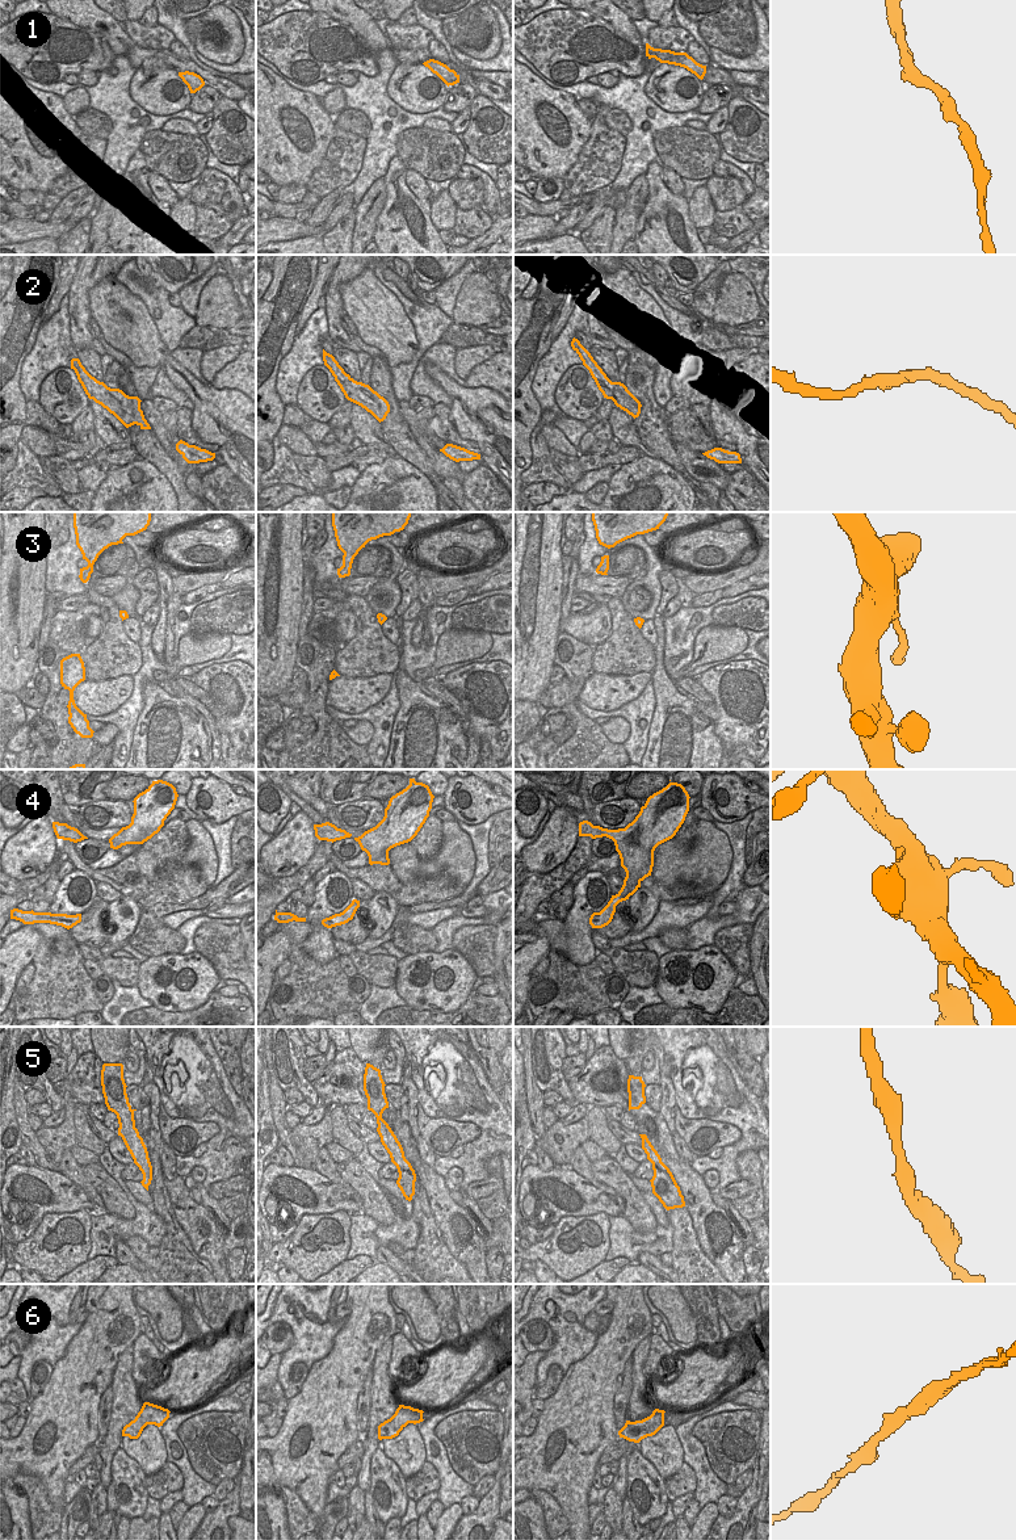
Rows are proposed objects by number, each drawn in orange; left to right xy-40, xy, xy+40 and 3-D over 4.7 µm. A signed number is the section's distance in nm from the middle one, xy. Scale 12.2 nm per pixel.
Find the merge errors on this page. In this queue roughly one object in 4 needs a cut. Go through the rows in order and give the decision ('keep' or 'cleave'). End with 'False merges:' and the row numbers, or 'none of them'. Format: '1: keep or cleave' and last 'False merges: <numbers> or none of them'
1: keep
2: keep
3: keep
4: keep
5: keep
6: keep
False merges: none of them

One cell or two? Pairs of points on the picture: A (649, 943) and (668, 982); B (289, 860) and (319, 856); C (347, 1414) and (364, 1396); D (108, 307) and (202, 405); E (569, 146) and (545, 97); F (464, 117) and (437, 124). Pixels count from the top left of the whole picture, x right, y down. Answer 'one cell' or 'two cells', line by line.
A: two cells
B: two cells
C: two cells
D: one cell
E: one cell
F: one cell

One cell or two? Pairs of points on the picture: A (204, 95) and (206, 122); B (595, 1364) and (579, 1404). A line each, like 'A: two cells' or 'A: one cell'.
A: two cells
B: one cell

